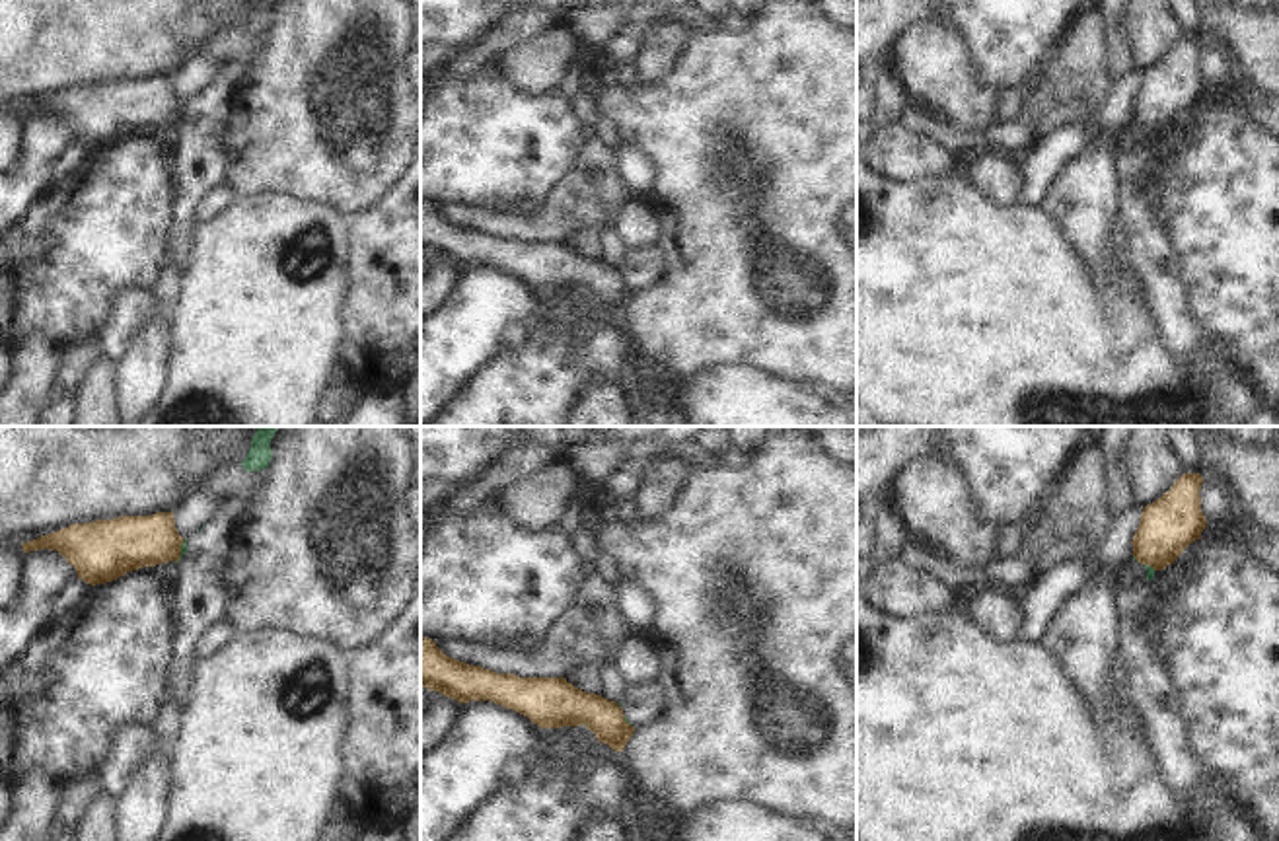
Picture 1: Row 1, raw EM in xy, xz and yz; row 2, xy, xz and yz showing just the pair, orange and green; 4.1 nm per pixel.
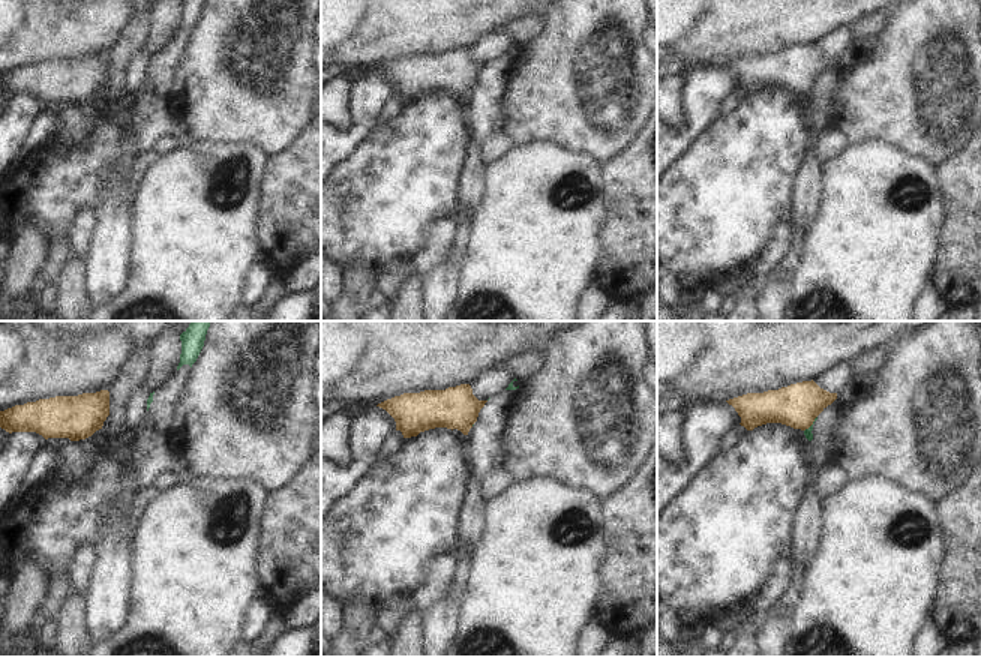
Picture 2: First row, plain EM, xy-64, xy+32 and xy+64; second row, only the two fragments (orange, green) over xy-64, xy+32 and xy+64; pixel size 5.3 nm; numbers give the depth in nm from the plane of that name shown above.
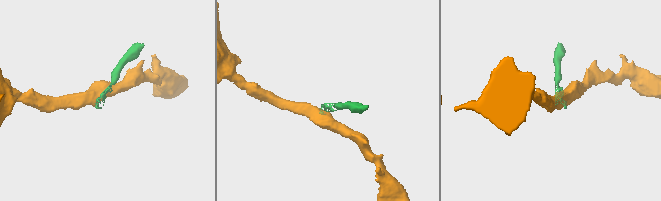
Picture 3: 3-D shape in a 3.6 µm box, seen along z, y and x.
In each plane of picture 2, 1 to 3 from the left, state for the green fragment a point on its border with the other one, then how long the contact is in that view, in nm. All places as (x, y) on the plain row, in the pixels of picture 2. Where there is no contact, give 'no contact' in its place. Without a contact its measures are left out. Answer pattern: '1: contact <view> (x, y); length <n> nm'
1: no contact
2: no contact
3: contact xy+64 (812, 87); length 110 nm

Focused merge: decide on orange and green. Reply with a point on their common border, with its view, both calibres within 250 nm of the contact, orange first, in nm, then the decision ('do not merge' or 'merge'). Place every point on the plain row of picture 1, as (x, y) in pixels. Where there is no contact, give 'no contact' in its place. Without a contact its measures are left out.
xy (180, 115) | 220/30 nm | do not merge

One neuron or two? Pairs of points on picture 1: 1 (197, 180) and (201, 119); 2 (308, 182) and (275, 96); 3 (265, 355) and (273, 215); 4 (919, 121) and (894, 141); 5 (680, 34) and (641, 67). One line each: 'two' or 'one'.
1: one
2: one
3: one
4: two
5: one

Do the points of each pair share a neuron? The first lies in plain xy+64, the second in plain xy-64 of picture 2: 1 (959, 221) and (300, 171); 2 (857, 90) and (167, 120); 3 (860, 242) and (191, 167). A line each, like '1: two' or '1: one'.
1: one
2: two
3: one

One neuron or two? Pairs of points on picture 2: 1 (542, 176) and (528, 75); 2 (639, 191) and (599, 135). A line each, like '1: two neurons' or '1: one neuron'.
1: two neurons
2: two neurons

